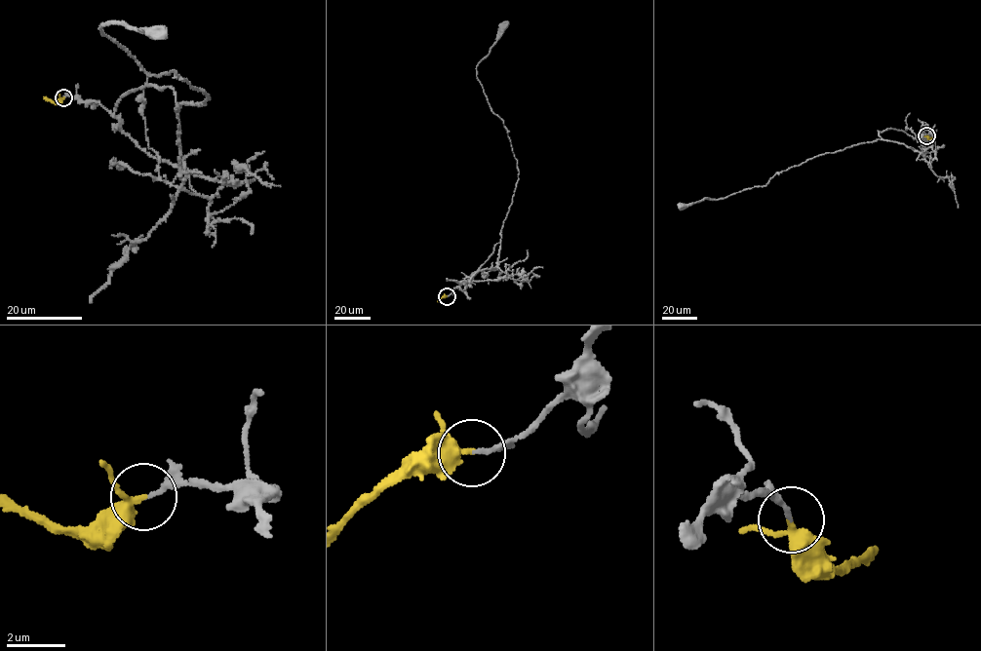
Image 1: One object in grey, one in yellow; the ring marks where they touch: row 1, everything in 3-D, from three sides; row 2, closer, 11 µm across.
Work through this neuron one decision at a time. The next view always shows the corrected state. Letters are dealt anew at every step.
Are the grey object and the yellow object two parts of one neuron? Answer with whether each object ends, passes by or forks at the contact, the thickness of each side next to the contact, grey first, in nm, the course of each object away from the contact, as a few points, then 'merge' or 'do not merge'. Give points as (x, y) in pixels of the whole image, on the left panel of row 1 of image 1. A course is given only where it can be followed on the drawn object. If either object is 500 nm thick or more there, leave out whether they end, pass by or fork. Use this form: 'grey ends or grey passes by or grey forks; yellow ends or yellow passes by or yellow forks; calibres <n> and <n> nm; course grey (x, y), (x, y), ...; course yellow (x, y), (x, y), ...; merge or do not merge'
grey ends; yellow passes by; calibres 130 and 280 nm; course grey (63, 98), (114, 116), (149, 84), (170, 87), (177, 111), (204, 104), (99, 27), (155, 31); course yellow (63, 98), (54, 101), (44, 97); merge

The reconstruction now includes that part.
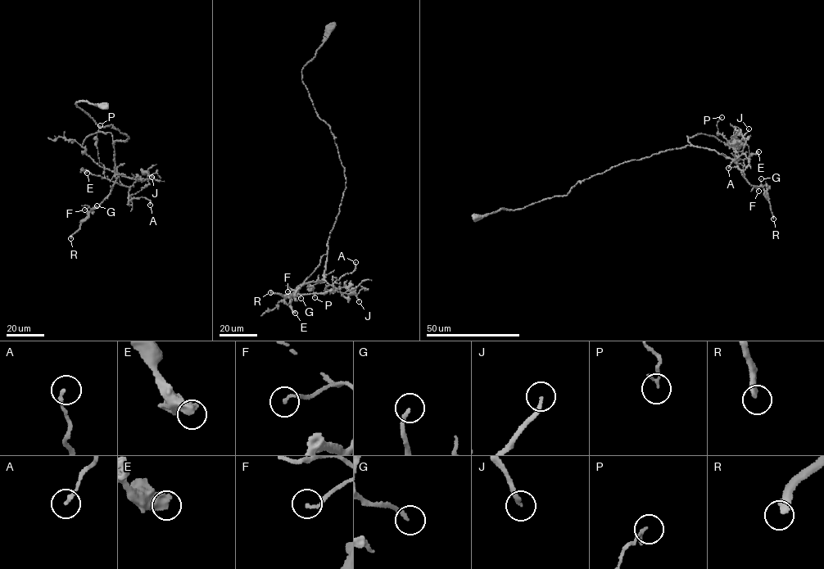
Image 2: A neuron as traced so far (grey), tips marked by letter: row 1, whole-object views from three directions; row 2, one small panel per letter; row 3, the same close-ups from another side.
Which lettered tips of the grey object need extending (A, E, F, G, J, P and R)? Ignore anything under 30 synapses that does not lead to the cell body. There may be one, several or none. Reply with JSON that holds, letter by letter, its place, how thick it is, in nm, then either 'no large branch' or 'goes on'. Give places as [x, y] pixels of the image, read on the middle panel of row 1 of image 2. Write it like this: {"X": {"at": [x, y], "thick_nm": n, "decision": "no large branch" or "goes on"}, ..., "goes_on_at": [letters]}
{"A": {"at": [355, 262], "thick_nm": 150, "decision": "no large branch"}, "E": {"at": [295, 313], "thick_nm": 600, "decision": "no large branch"}, "F": {"at": [287, 291], "thick_nm": 140, "decision": "no large branch"}, "G": {"at": [301, 298], "thick_nm": 180, "decision": "goes on"}, "J": {"at": [359, 301], "thick_nm": 190, "decision": "no large branch"}, "P": {"at": [314, 297], "thick_nm": 140, "decision": "no large branch"}, "R": {"at": [270, 292], "thick_nm": 360, "decision": "goes on"}, "goes_on_at": ["G", "R"]}

